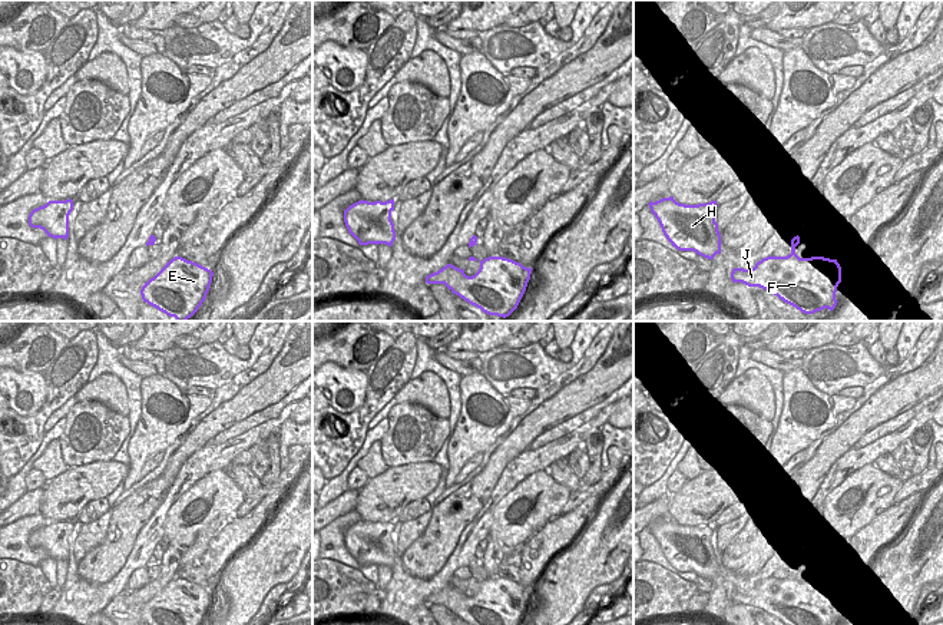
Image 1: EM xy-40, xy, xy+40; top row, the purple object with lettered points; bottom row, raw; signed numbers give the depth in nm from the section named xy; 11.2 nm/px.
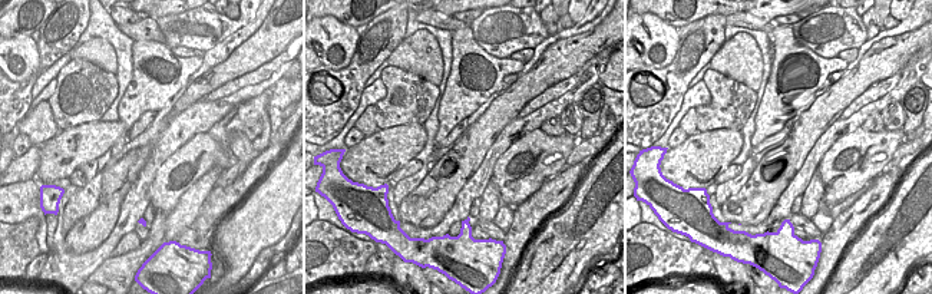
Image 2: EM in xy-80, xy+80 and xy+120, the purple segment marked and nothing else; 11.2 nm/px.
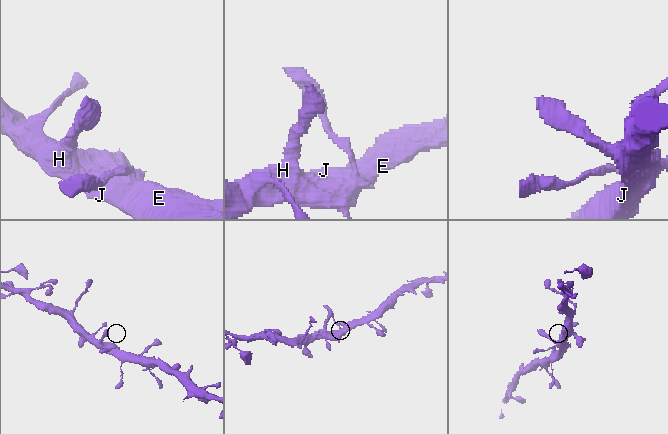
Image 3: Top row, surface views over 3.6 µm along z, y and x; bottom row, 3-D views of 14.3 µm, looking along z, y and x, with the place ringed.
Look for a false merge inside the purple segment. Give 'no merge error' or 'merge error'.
no merge error

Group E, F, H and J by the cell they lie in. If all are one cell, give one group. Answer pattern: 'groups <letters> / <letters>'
groups E F H J

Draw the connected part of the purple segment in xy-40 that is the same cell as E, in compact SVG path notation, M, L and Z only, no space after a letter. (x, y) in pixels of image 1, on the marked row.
M182 257L172 258L140 290L142 300L176 321L191 318L206 298L214 272Z

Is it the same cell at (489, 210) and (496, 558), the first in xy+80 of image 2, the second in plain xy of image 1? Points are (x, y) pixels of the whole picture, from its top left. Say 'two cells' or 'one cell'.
one cell

